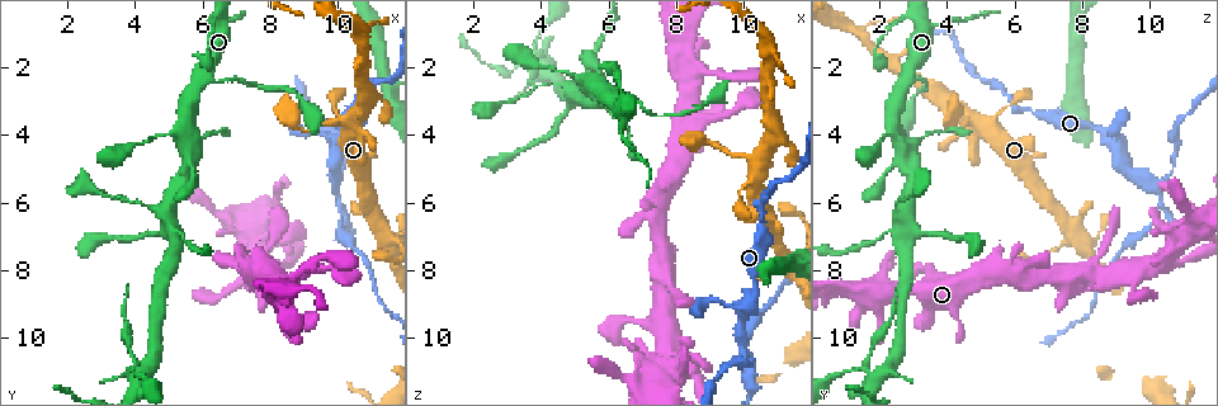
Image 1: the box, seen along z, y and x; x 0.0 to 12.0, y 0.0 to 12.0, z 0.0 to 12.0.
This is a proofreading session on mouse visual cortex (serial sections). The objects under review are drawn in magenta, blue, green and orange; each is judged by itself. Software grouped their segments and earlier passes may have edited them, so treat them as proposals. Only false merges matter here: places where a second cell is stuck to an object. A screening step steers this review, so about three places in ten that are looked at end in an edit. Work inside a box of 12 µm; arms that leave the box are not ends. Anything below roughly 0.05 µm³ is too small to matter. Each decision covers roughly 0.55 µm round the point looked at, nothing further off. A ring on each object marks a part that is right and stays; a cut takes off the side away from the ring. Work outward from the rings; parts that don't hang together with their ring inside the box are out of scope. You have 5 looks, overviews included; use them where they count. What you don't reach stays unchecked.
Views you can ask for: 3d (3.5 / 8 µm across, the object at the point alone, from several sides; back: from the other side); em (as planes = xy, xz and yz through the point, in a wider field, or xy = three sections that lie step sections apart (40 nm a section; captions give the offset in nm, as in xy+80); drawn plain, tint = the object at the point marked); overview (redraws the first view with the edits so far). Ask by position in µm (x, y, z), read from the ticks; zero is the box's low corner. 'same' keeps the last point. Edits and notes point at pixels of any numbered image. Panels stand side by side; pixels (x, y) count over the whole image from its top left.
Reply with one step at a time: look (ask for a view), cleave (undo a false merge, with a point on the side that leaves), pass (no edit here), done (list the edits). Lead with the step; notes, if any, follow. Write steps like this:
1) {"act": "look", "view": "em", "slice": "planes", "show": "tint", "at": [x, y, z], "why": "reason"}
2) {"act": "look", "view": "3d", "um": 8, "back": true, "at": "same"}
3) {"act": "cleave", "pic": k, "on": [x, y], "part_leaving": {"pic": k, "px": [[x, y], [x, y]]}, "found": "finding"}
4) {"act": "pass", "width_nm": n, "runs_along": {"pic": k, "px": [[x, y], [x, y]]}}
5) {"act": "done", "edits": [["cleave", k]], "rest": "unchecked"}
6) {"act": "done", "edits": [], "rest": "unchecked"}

{"act": "look", "view": "3d", "um": 3.5, "at": [6.0, 2.2, 2.8], "why": "side arm on a straight run"}

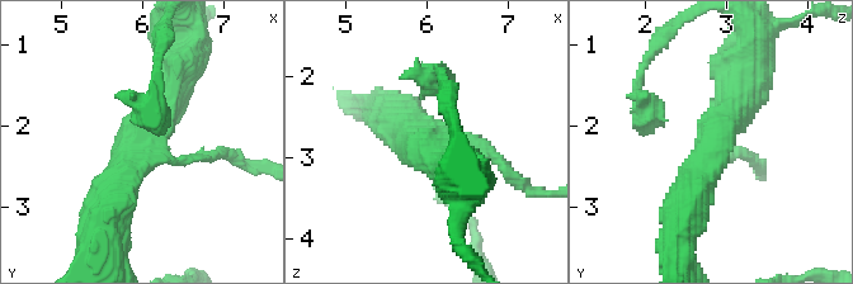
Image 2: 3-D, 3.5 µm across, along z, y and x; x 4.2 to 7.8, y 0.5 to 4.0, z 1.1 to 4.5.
{"act": "look", "view": "em", "slice": "xy", "step": 1, "show": "tint", "at": [5.95, 2.10, 2.85], "arms": 3, "arm_widths_nm": [150, 450, 500], "why": "now the EM"}

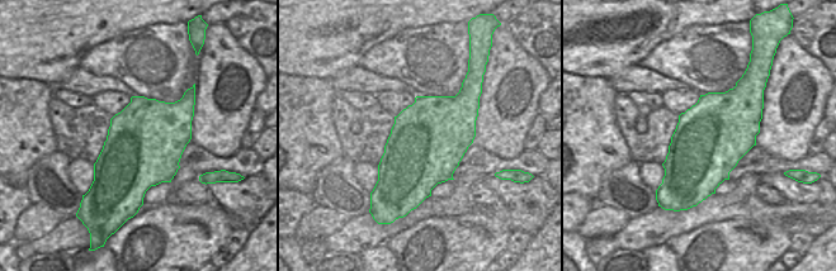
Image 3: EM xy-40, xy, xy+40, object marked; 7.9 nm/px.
{"act": "look", "view": "em", "slice": "planes", "show": "tint", "at": "same", "why": "another direction"}

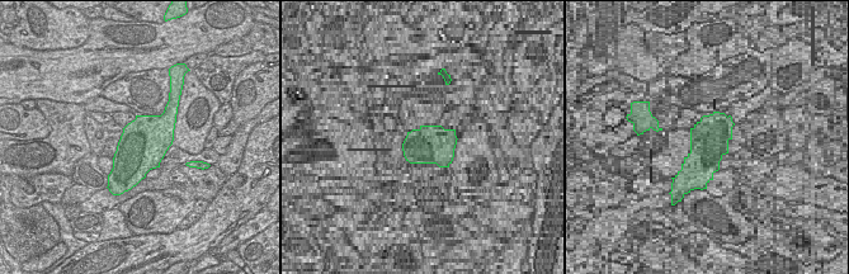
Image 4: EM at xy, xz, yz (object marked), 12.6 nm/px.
{"act": "pass", "runs_along": {"pic": 2, "px": [[179, 70], [108, 207]]}, "found": "continuous, no second cell"}

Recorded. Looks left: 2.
{"act": "look", "view": "3d", "um": 3.5, "at": [9.8, 5.4, 10.0], "why": "three arms meet"}

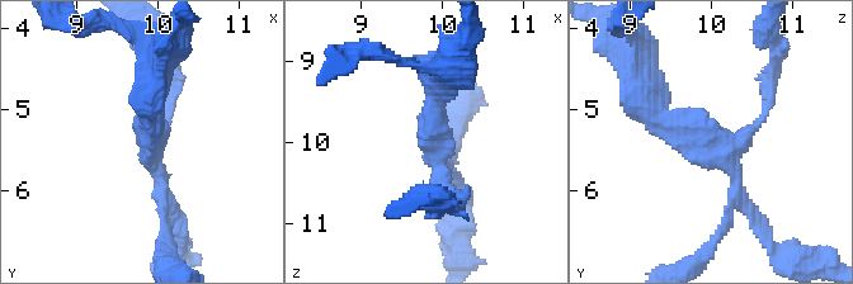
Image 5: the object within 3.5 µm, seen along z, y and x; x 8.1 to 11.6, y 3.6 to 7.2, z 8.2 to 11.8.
{"act": "look", "view": "em", "slice": "xy", "step": 1, "show": "tint", "at": [9.90, 5.50, 10.10], "arms": 3, "arm_widths_nm": [100, 150, 250], "why": "now the EM"}

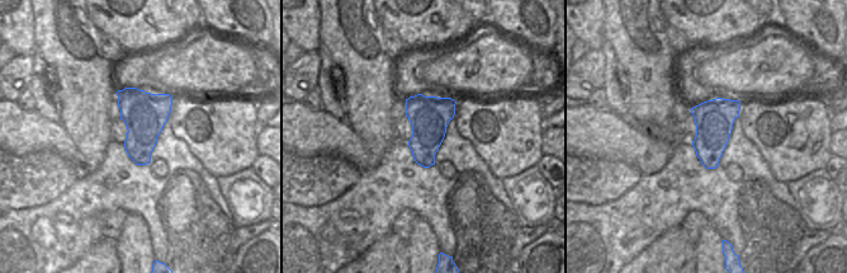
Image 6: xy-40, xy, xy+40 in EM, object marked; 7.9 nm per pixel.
{"act": "cleave", "pic": 5, "on": [169, 104], "found": "two cells meet here"}

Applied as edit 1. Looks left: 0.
{"act": "done", "edits": [["cleave", 5]], "rest": "unchecked"}

